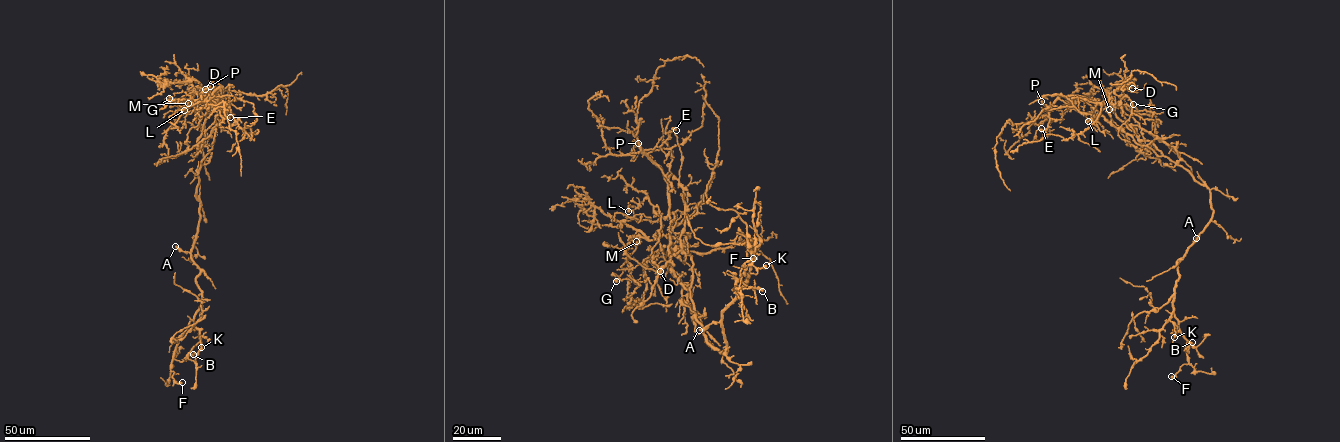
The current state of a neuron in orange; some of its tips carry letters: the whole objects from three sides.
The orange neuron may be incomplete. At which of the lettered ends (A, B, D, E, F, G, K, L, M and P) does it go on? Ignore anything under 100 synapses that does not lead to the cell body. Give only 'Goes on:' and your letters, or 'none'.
Goes on: none

